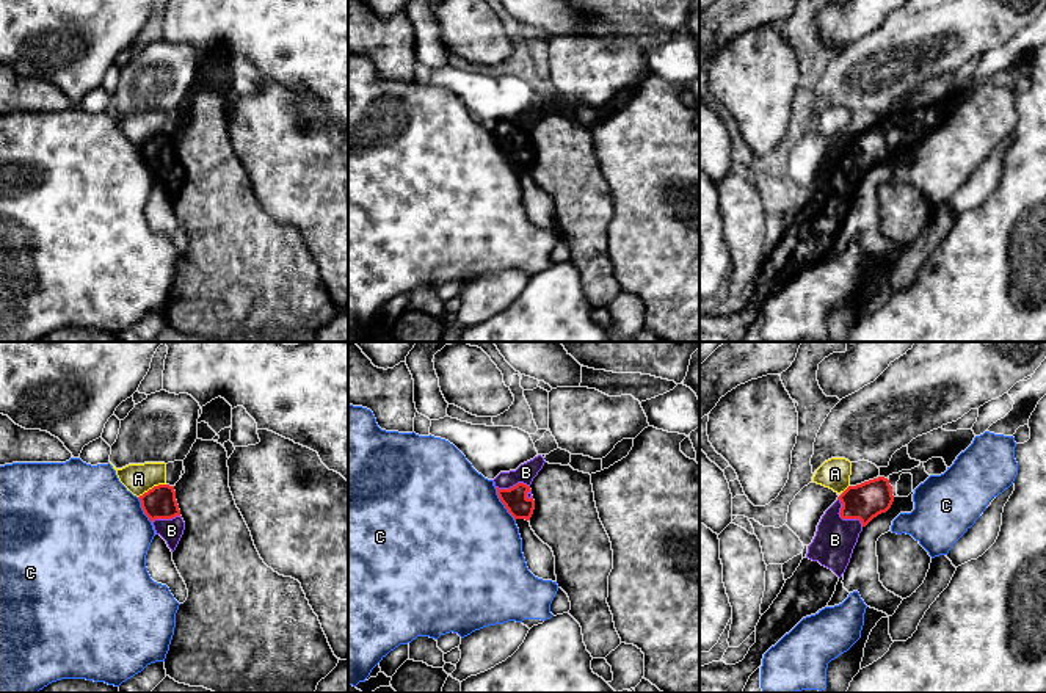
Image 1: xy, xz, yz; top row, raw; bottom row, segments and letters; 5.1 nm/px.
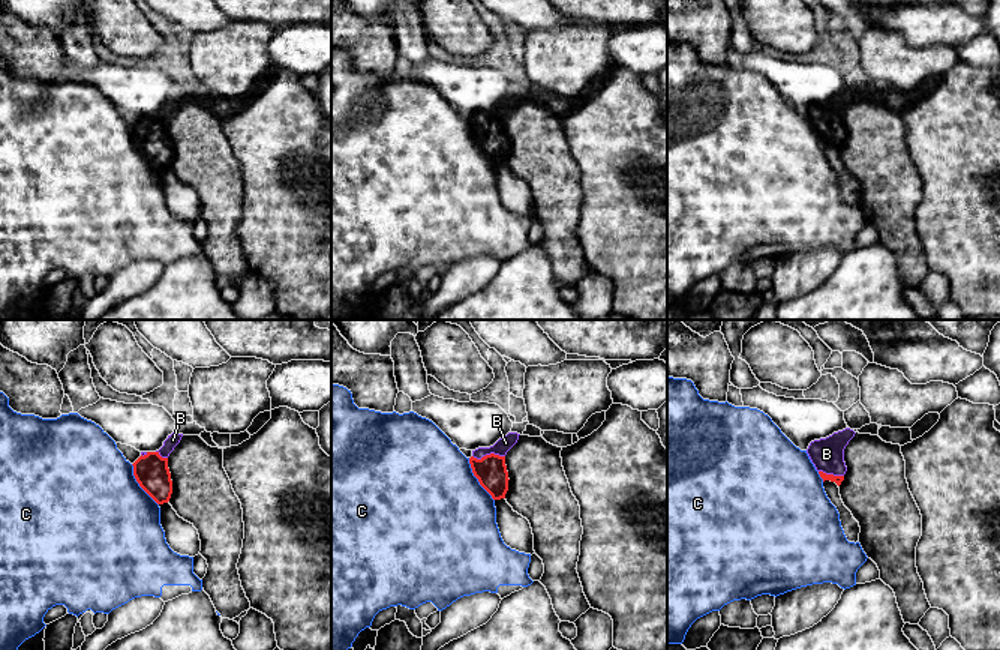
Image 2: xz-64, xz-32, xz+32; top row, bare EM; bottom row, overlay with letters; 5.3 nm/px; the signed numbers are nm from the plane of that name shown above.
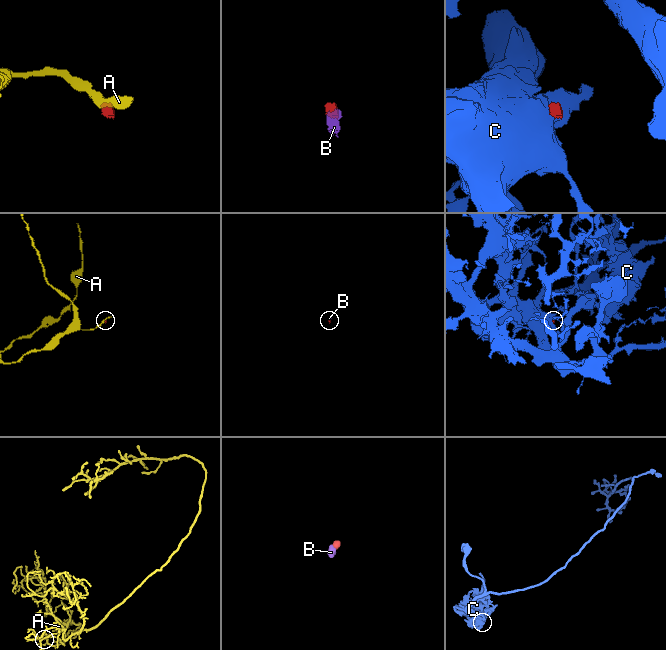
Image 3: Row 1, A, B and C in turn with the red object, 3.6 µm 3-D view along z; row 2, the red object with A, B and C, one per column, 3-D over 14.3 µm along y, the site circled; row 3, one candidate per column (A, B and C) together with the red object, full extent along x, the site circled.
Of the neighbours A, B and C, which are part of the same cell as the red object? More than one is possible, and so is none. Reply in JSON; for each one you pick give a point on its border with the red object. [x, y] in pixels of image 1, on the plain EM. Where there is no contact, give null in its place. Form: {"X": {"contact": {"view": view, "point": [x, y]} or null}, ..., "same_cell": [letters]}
{"B": {"contact": {"view": "yz", "point": [844, 166]}}, "same_cell": ["B"]}

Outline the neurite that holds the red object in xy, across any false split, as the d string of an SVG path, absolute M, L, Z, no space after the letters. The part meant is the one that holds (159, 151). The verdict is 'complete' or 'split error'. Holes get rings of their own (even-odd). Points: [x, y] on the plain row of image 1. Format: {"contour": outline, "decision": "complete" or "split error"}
{"contour": "M154 135L138 147L144 163L154 174L155 183L160 183L166 190L171 201L174 201L185 179L174 135Z", "decision": "split error"}

